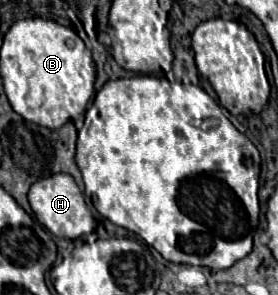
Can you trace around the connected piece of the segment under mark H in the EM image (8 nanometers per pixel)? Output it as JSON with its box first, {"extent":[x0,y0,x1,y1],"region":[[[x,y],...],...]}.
{"extent":[29,174,95,240],"region":[[[53,174],[49,178],[37,180],[31,188],[29,188],[29,204],[31,210],[35,214],[35,218],[55,236],[59,238],[69,238],[75,240],[83,234],[91,234],[95,228],[95,218],[91,214],[91,210],[85,204],[83,192],[79,190],[79,186],[75,184],[75,180],[69,174]]]}

